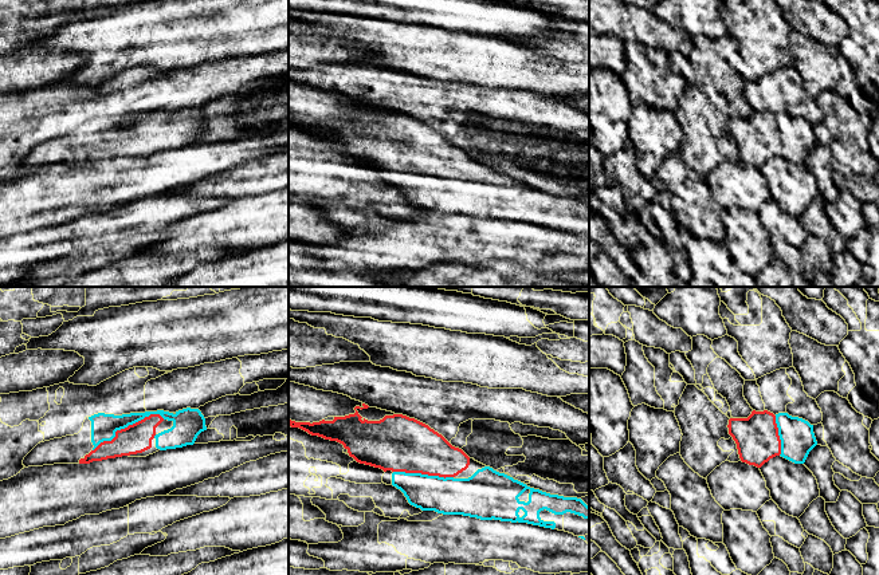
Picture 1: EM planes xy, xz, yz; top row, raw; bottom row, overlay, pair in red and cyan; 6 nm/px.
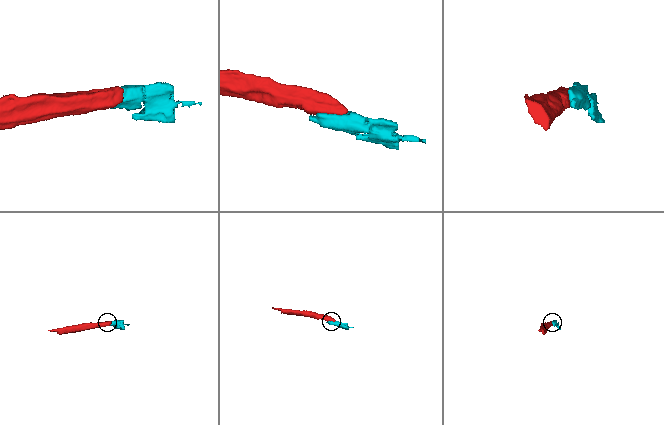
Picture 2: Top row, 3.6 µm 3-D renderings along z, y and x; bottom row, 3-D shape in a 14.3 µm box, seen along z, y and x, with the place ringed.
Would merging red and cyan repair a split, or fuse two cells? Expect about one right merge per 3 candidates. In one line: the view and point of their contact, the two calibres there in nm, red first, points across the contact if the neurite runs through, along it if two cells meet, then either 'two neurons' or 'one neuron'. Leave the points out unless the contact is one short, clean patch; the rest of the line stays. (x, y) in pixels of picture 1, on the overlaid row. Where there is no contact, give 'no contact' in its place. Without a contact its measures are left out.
xy (128, 426) | 180/160 nm | one neuron

